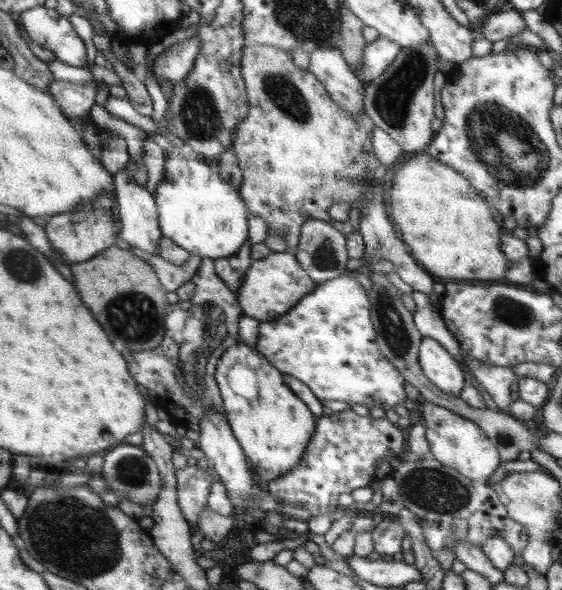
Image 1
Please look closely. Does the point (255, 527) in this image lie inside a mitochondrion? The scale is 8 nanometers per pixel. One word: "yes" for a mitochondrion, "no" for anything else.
no

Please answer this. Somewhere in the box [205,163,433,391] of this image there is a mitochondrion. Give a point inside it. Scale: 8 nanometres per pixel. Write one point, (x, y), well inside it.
(394, 332)

